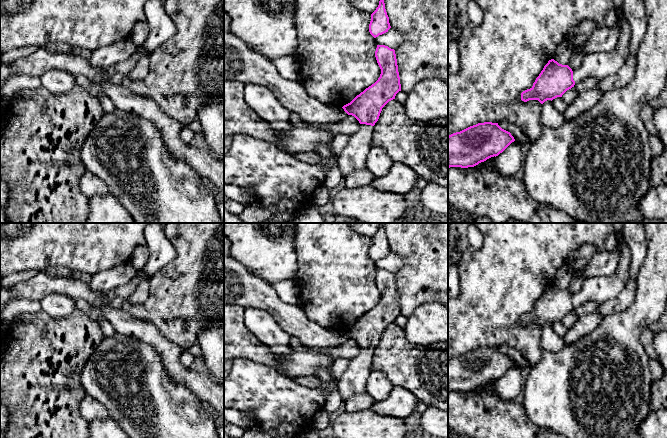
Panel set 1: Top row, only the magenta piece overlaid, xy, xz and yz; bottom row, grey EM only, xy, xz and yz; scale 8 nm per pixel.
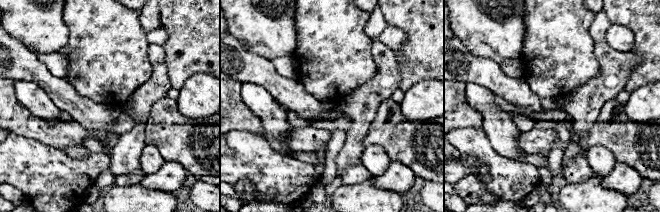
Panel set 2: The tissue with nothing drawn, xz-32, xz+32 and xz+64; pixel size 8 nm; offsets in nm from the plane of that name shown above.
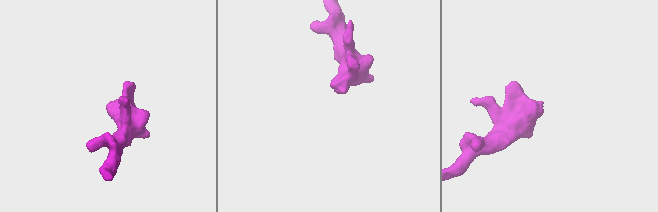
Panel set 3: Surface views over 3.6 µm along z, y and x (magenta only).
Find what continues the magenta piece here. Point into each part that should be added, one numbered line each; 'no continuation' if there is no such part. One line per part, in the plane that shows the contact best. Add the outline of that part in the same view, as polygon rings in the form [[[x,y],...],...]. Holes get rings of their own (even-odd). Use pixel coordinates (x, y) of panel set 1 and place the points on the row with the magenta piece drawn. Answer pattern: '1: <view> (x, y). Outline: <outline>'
1: xz (354, 156). Outline: [[[361,124],[360,128],[349,136],[348,143],[337,159],[338,168],[343,176],[367,168],[367,158],[372,148],[373,126]]]

